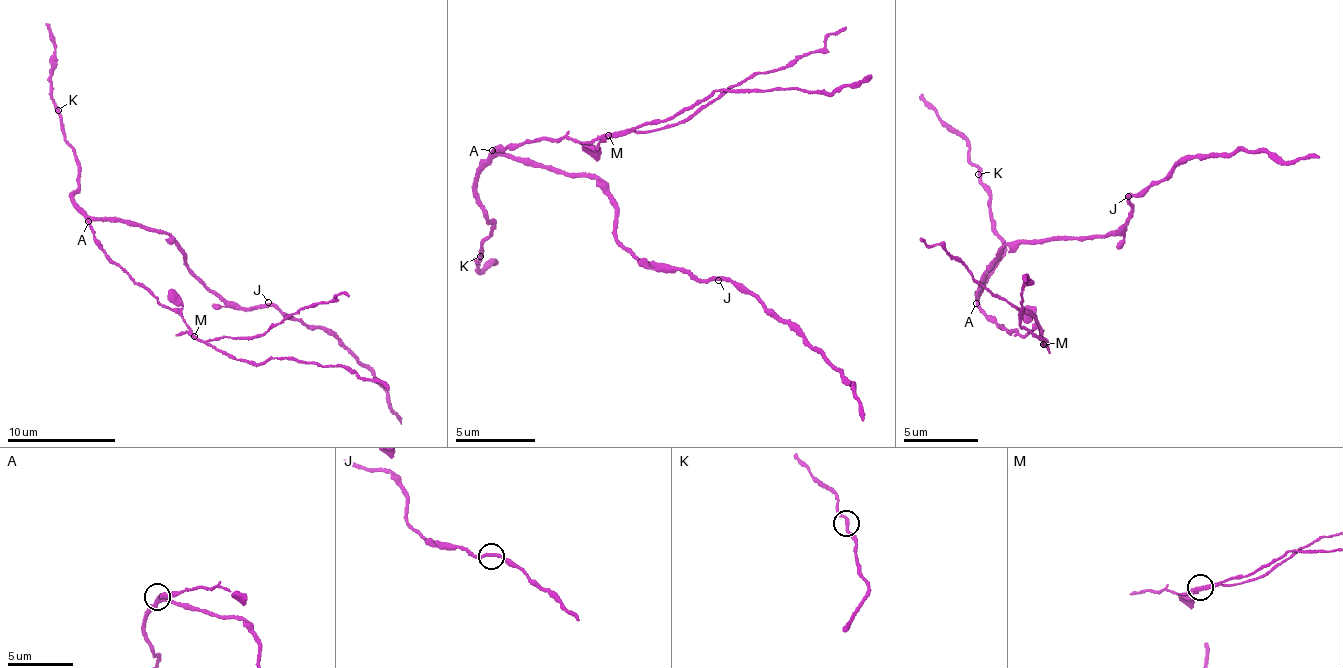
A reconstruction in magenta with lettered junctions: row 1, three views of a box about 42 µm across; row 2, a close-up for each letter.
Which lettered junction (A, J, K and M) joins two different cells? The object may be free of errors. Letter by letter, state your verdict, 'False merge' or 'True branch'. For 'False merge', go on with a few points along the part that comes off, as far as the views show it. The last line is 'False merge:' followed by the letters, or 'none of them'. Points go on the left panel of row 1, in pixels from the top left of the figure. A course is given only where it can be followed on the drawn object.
A: True branch
J: True branch
K: True branch
M: False merge. Course of the part to remove: (195, 337), (201, 342), (256, 336), (302, 308), (330, 302), (338, 294), (349, 297)
False merge: M

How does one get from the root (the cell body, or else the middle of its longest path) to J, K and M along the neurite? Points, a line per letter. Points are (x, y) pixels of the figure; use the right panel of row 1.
J: (984, 277), (991, 262), (997, 260), (994, 252), (1004, 245), (1114, 231), (1126, 224), (1128, 196)
K: (984, 277), (985, 283), (979, 295), (1004, 249), (1004, 240), (996, 232), (988, 187), (978, 174)
M: (984, 277), (977, 294), (985, 320), (1010, 333), (1041, 331), (1042, 344)

